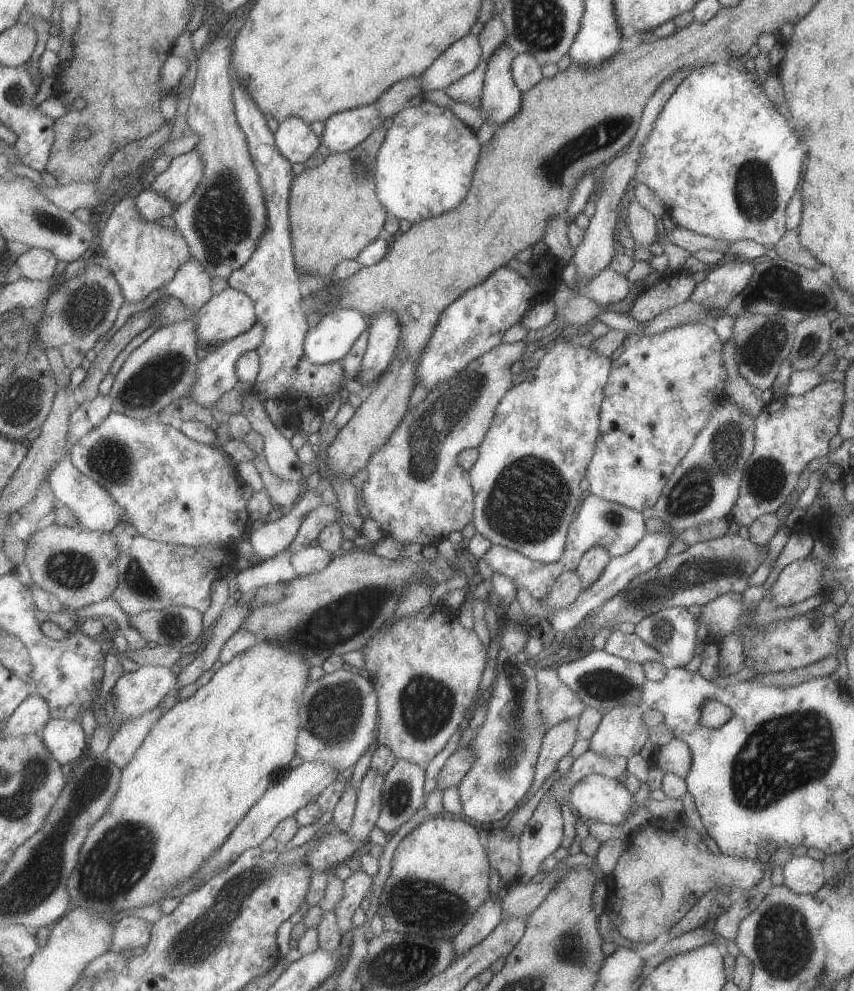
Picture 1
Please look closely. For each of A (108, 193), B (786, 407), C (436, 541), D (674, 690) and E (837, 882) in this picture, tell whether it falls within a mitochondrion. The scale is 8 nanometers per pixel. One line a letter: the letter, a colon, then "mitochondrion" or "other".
A: other
B: other
C: other
D: other
E: other

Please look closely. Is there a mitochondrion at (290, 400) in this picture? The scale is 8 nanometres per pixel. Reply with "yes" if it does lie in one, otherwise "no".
no

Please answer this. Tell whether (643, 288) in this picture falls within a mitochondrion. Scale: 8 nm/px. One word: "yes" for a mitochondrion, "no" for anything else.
no

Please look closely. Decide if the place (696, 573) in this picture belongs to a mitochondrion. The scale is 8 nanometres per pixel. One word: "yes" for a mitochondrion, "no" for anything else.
yes

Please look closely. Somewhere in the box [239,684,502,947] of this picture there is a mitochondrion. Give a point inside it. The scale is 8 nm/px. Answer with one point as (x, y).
(429, 908)

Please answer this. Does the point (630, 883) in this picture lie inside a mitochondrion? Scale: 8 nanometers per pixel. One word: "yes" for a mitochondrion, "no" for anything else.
no

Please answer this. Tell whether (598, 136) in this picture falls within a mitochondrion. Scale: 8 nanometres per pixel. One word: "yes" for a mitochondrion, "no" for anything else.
yes

